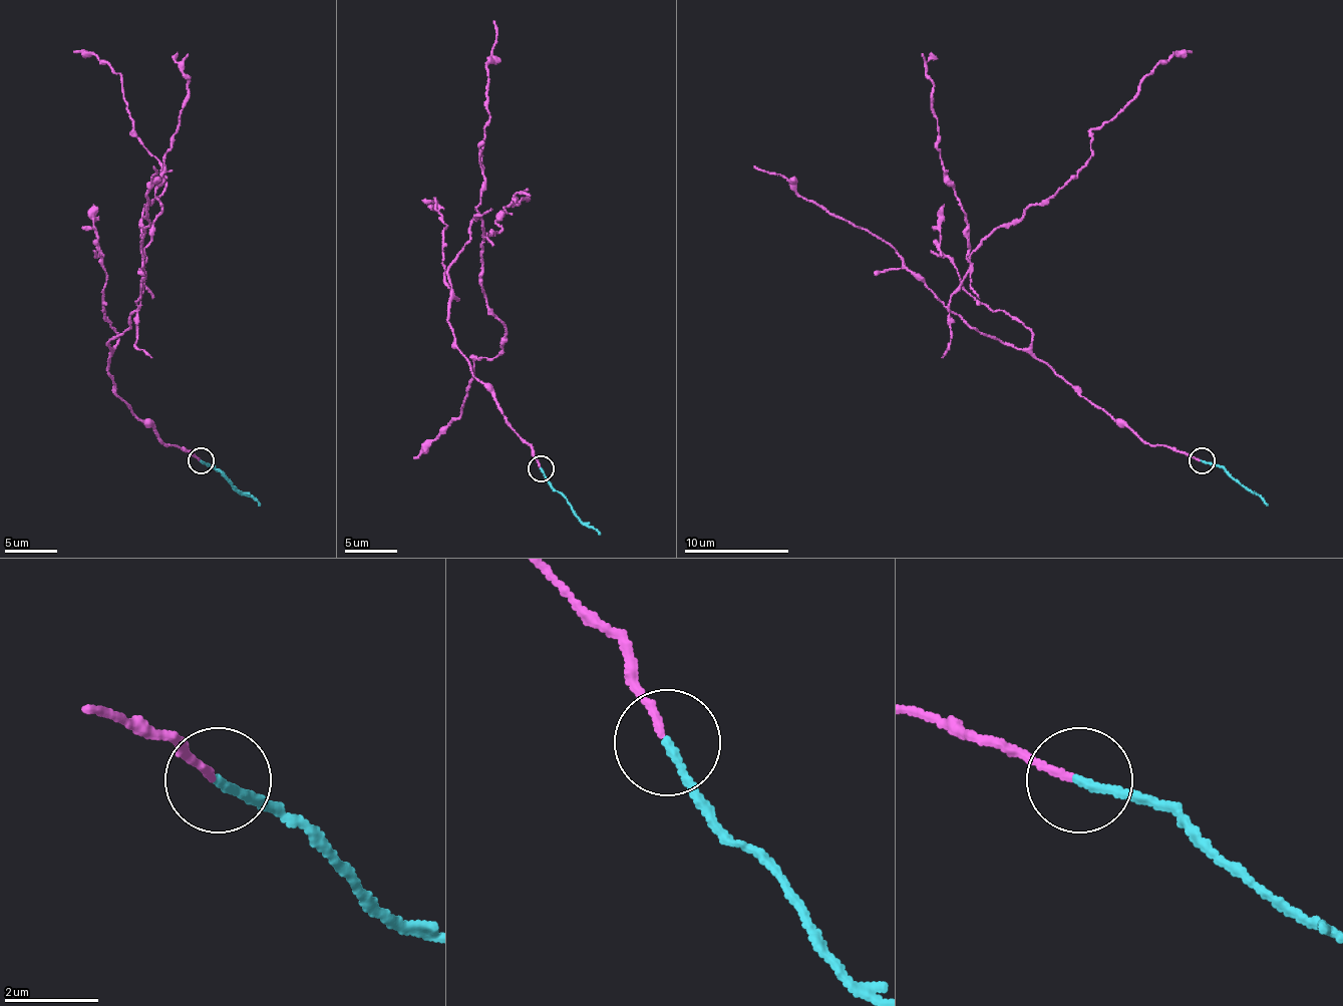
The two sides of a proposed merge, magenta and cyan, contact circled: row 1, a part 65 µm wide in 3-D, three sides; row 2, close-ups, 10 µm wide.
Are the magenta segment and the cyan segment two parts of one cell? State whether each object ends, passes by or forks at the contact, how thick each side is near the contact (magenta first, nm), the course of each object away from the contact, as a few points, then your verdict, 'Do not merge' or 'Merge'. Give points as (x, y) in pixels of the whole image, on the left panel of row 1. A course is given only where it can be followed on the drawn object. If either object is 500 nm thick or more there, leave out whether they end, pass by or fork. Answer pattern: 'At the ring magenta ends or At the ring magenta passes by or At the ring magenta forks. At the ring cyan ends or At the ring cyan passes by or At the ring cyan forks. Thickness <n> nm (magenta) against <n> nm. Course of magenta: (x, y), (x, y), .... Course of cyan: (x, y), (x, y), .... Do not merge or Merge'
At the ring magenta ends. At the ring cyan ends. Thickness 150 nm (magenta) against 170 nm. Course of magenta: (200, 461), (163, 443), (108, 372), (137, 310), (142, 210), (165, 176), (121, 76), (74, 50). Course of cyan: (200, 461), (216, 466), (260, 506). Do not merge

